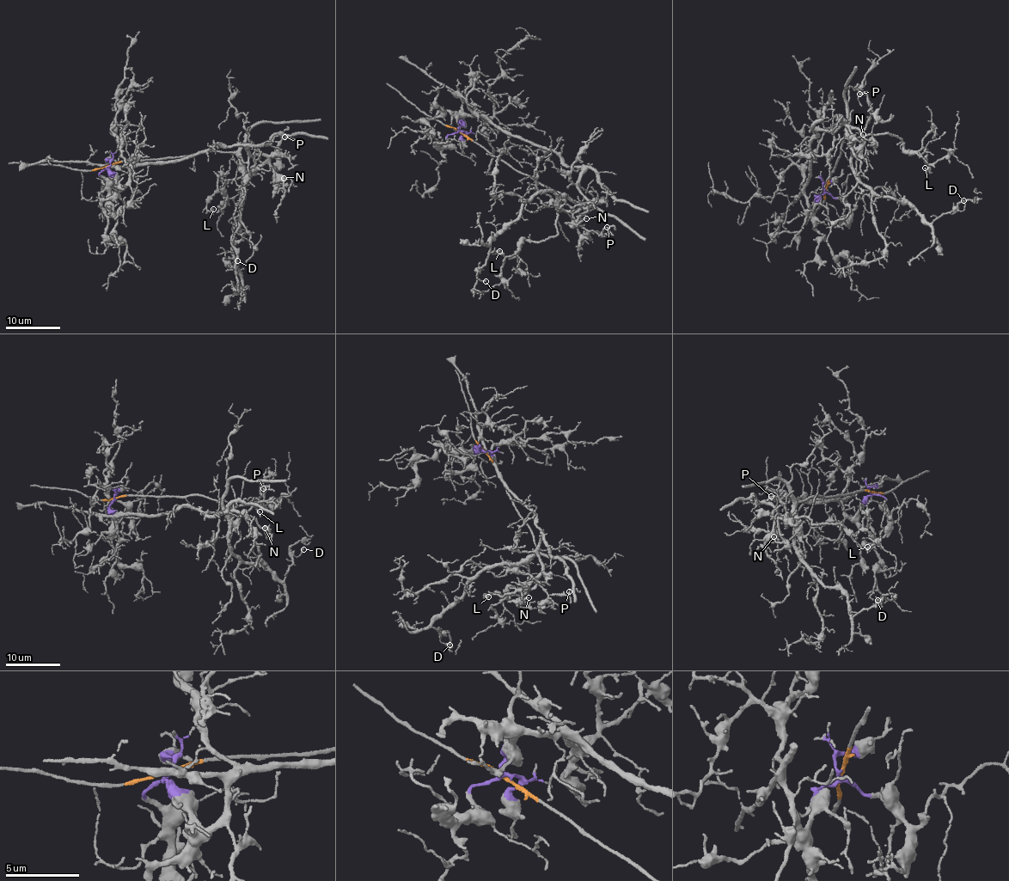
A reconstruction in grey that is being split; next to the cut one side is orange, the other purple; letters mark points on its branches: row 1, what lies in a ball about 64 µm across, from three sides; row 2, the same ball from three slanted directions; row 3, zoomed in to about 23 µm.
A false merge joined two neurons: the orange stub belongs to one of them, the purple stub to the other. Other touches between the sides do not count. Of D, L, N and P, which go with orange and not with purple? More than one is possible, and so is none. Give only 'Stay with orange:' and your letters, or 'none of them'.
Stay with orange: D, L

